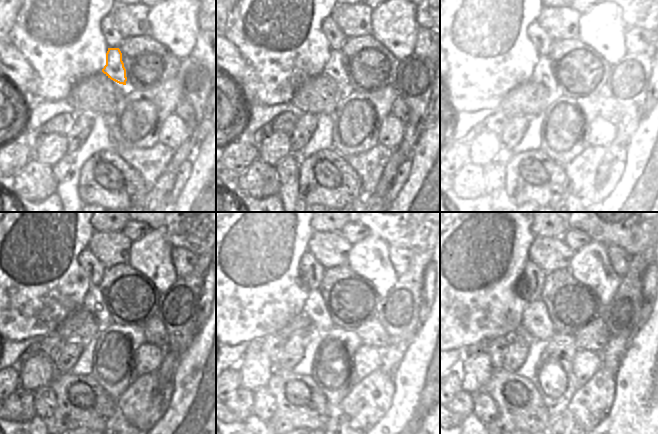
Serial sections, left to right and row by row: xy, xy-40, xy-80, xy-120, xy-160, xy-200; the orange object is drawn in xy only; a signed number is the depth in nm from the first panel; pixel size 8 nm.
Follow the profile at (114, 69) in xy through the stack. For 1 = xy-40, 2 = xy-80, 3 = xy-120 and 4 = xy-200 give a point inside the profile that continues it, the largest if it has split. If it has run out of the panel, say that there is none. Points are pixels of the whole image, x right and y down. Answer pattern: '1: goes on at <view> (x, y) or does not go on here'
1: goes on at xy-40 (335, 68)
2: goes on at xy-80 (542, 74)
3: goes on at xy-120 (94, 303)
4: goes on at xy-200 (535, 324)

